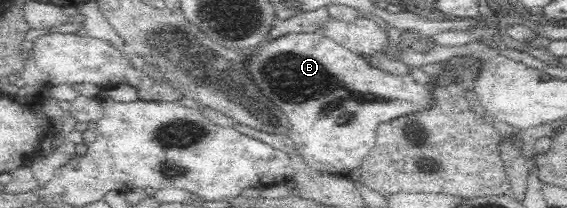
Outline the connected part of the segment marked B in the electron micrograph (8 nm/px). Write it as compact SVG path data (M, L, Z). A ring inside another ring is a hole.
M318 32L285 34L268 41L247 62L247 73L257 82L268 101L284 111L289 126L287 136L293 139L296 152L310 168L328 175L349 176L350 170L360 167L375 145L376 128L382 122L436 106L434 94L412 76L393 75L372 67L364 57Z

